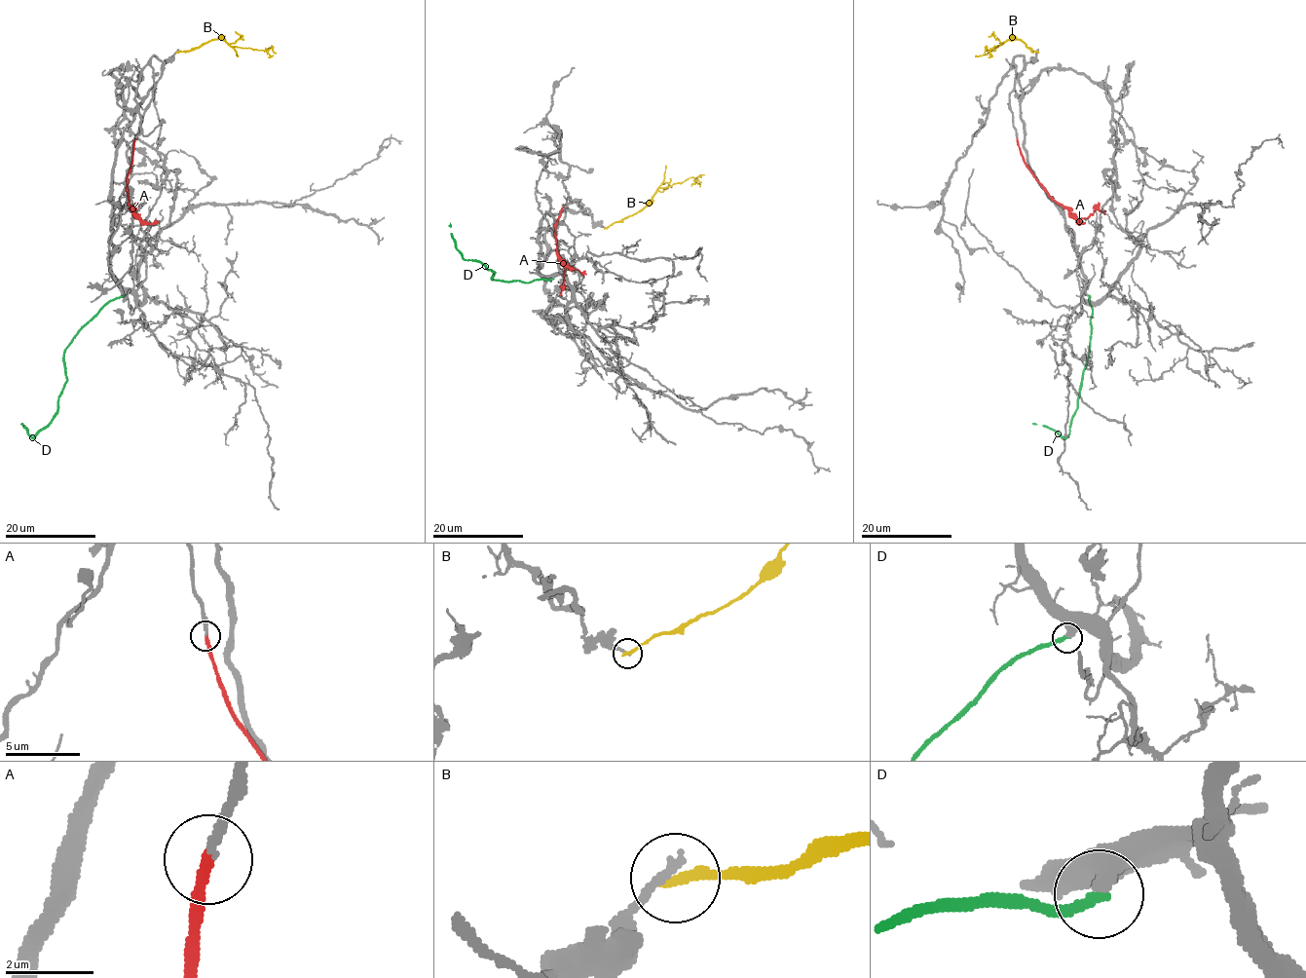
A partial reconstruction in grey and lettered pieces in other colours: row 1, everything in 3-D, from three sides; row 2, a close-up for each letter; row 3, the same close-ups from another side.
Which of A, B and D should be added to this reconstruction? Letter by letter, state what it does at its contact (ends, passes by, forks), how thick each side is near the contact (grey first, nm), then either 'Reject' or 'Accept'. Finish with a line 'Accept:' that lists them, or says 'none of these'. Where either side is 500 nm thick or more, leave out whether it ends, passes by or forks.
A: It ends there. Thickness 200 nm (grey) against 240 nm. Accept
B: It ends there. Thickness 220 nm (grey) against 240 nm. Reject
D: It ends there. Thickness 360 nm (grey) against 240 nm. Accept
Accept: A, D

